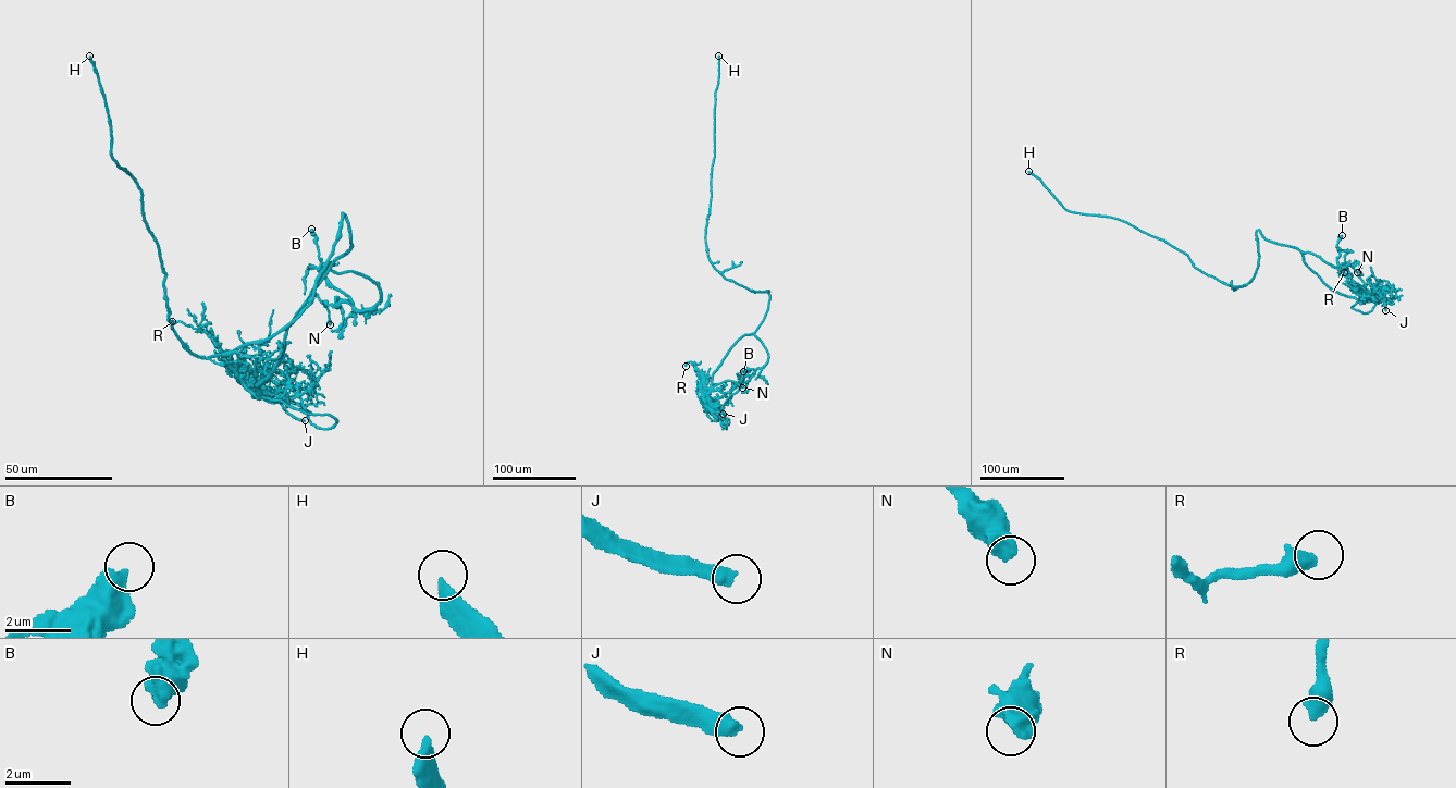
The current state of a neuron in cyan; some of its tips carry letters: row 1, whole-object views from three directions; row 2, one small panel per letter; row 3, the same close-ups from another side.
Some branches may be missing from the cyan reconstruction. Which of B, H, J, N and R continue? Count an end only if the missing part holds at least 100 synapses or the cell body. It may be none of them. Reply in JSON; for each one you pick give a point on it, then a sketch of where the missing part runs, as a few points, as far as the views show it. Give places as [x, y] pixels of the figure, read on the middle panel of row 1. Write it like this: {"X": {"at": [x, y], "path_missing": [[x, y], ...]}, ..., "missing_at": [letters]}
{"H": {"at": [718, 56]}, "J": {"at": [723, 414], "path_missing": [[723, 414], [744, 408]]}, "missing_at": ["H", "J"]}

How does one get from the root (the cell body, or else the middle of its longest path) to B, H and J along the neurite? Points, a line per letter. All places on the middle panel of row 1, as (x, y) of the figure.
B: (725, 278), (769, 295), (754, 333), (767, 361), (743, 371)
H: (725, 278), (710, 261), (705, 238), (714, 154), (718, 56)
J: (725, 278), (769, 295), (756, 330), (732, 346), (712, 376), (707, 401), (723, 414)

